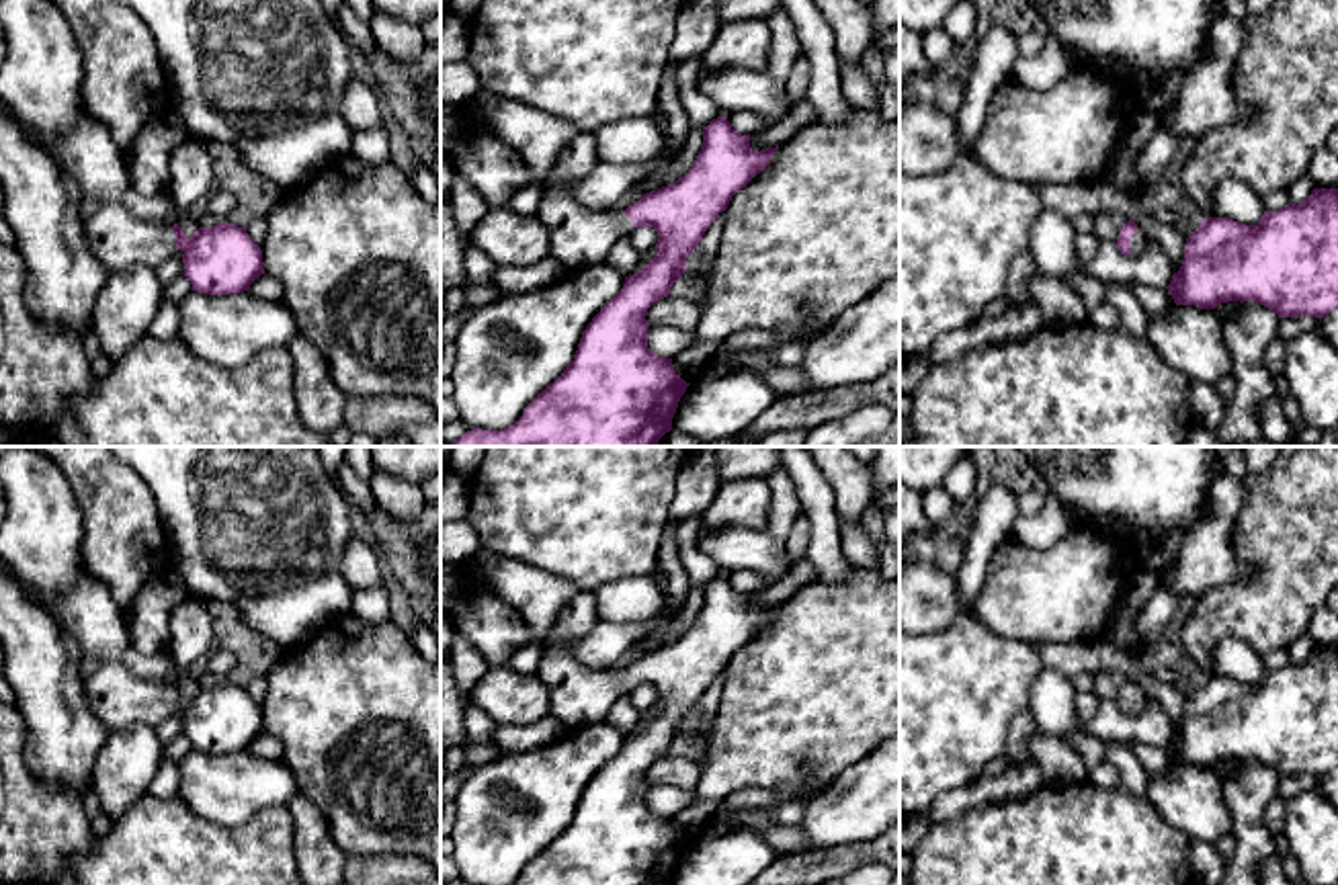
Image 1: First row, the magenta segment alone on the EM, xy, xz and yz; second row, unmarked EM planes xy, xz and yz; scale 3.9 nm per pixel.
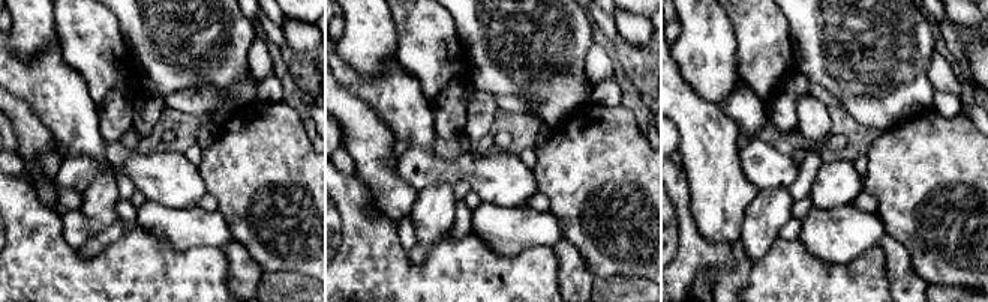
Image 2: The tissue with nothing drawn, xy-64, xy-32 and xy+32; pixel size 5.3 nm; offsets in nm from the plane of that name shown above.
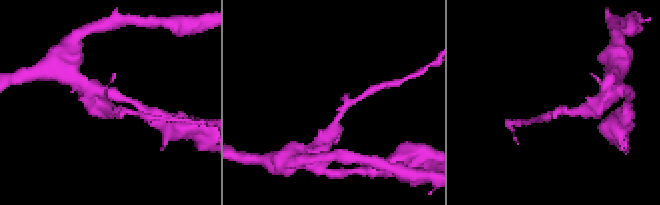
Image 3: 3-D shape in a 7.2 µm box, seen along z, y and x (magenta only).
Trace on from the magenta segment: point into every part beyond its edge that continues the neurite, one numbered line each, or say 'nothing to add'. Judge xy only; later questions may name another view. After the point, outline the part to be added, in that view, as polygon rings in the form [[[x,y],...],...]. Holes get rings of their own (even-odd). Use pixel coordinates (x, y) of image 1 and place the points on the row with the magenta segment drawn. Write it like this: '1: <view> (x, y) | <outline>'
1: xy (117, 238) | [[[123,203],[88,209],[86,229],[88,248],[109,272],[137,264],[156,268],[176,252],[168,223],[141,221]]]

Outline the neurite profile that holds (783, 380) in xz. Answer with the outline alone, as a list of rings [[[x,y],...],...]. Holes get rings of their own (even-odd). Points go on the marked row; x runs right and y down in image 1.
[[[797,367],[752,369],[758,373],[779,395],[807,393],[809,381]]]

